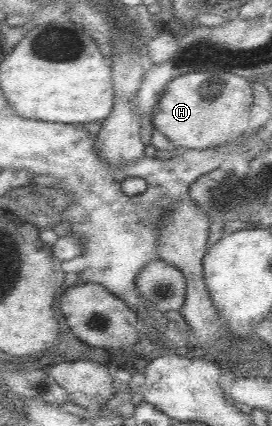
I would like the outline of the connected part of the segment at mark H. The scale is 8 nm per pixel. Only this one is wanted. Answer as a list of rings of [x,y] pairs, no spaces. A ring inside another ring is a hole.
[[[226,71],[184,73],[168,83],[151,113],[151,122],[176,149],[206,149],[246,133],[253,97],[250,81],[236,74]]]

